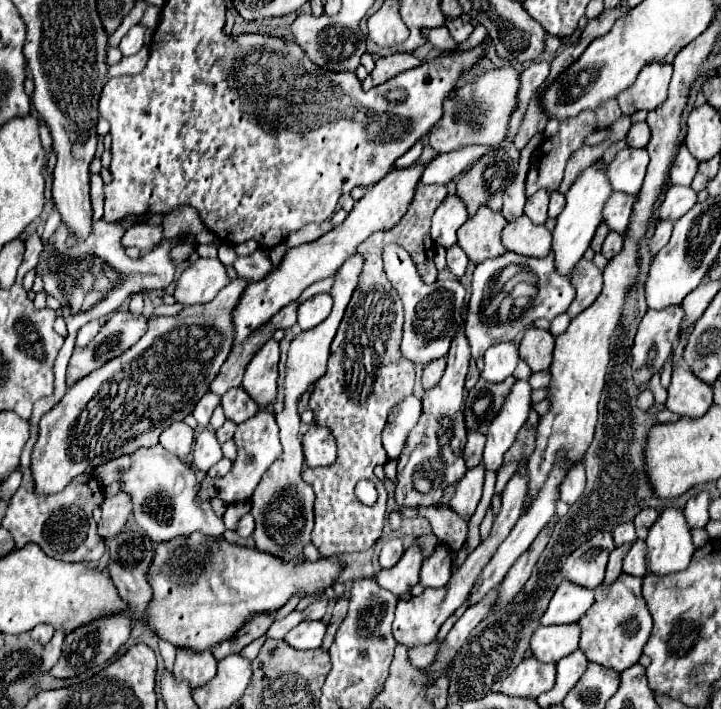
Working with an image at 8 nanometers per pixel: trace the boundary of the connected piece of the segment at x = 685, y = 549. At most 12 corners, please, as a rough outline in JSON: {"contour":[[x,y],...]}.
{"contour":[[663,508],[647,534],[647,570],[673,574],[695,552],[679,508]]}

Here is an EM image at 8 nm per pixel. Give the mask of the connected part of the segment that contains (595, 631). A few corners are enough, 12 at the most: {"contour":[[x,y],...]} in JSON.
{"contour":[[621,574],[579,618],[589,662],[637,664],[651,634],[641,578]]}

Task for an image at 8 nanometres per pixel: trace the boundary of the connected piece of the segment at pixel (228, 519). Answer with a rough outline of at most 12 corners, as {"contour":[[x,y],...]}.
{"contour":[[250,501],[230,504],[223,516],[225,526],[237,528],[251,510]]}

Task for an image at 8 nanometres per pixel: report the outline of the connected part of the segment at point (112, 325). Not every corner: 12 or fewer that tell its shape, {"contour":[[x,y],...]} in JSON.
{"contour":[[131,310],[109,314],[87,346],[75,346],[67,386],[129,350],[147,332]]}

